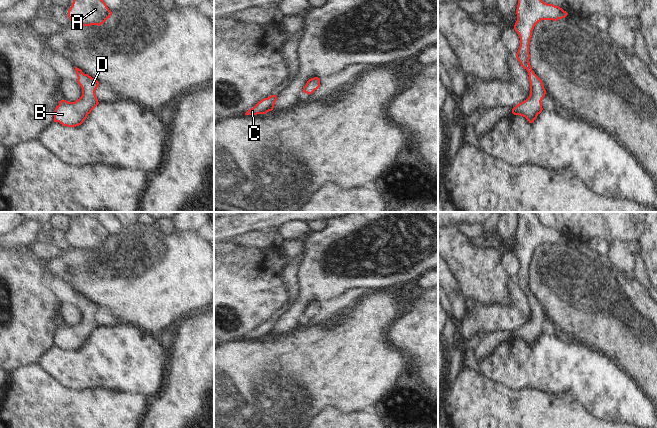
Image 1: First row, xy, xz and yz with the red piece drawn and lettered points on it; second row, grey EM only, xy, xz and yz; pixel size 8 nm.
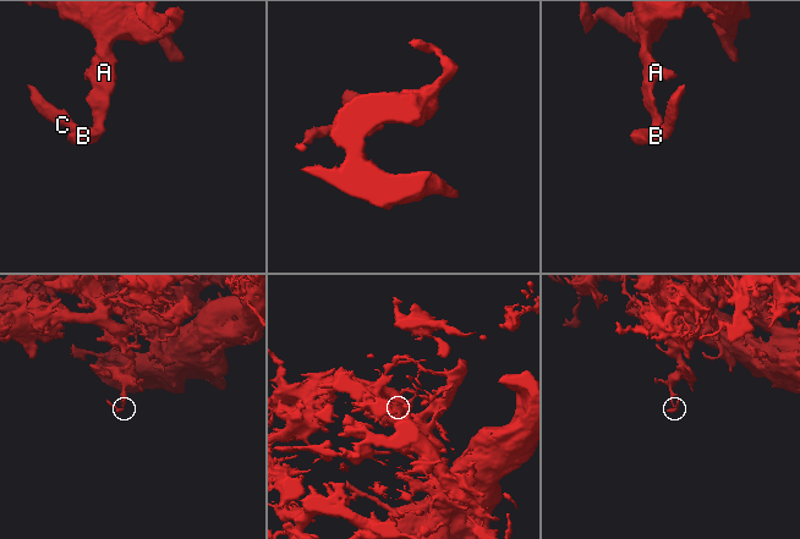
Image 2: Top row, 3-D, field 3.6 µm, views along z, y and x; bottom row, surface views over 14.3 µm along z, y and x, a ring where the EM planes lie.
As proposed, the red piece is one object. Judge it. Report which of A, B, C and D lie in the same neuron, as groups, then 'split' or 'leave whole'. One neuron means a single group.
A B C D; leave whole

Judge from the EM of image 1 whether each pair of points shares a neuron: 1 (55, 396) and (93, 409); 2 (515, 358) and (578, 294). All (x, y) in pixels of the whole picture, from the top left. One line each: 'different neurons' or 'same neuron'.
1: same neuron
2: different neurons

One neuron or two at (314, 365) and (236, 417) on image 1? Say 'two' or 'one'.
one

